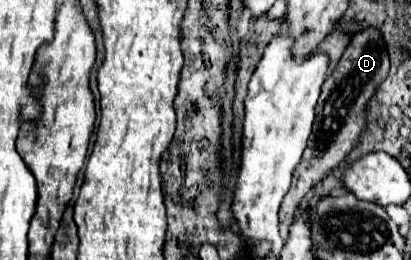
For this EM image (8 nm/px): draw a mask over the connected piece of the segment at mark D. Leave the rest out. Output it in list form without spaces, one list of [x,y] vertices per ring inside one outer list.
[[[368,28],[368,30],[352,36],[352,42],[346,48],[340,64],[336,66],[334,72],[330,72],[328,80],[322,84],[322,94],[318,98],[314,130],[310,134],[308,148],[304,150],[302,160],[294,170],[292,188],[284,196],[284,202],[280,206],[280,230],[282,230],[284,240],[288,238],[288,226],[292,224],[296,208],[298,208],[300,200],[304,198],[304,194],[312,186],[322,182],[326,178],[326,174],[332,168],[336,168],[358,142],[362,128],[366,126],[366,104],[372,98],[372,94],[376,92],[376,86],[386,78],[388,68],[390,68],[390,62],[388,62],[386,44],[378,30]]]

